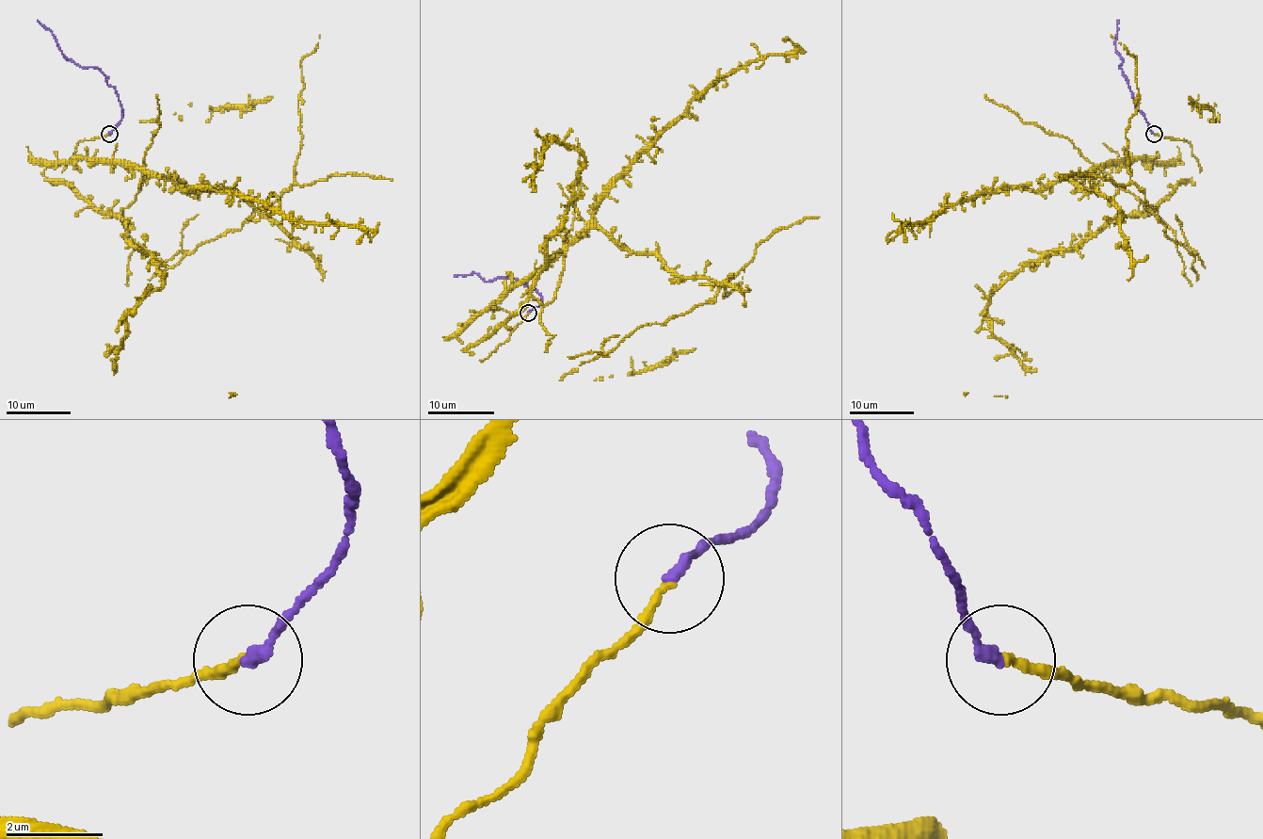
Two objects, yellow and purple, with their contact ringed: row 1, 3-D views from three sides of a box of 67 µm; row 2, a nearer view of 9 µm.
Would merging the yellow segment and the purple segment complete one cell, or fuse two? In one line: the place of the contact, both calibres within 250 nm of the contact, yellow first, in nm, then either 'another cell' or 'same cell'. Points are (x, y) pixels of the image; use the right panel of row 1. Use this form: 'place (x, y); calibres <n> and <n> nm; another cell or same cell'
place (1154, 134); calibres 190 and 240 nm; same cell

